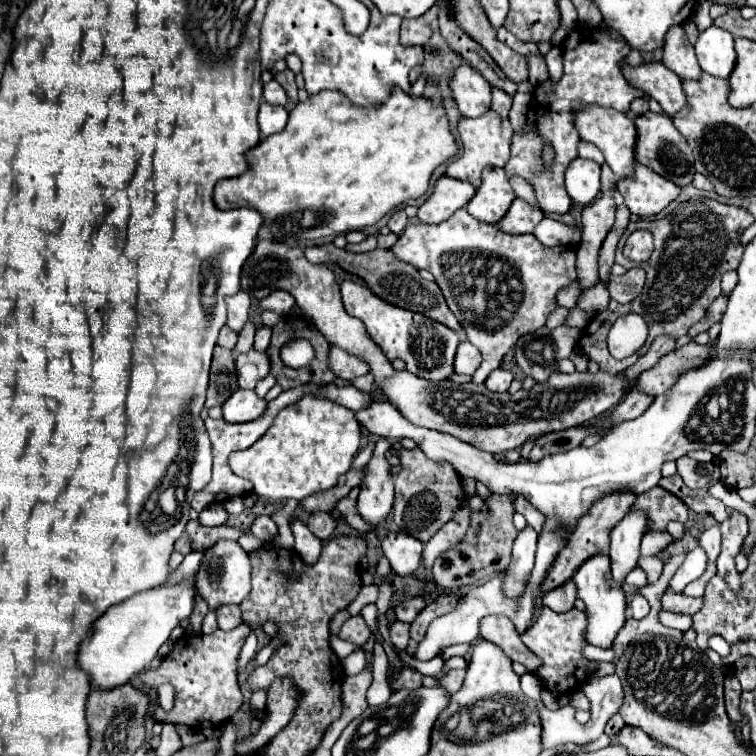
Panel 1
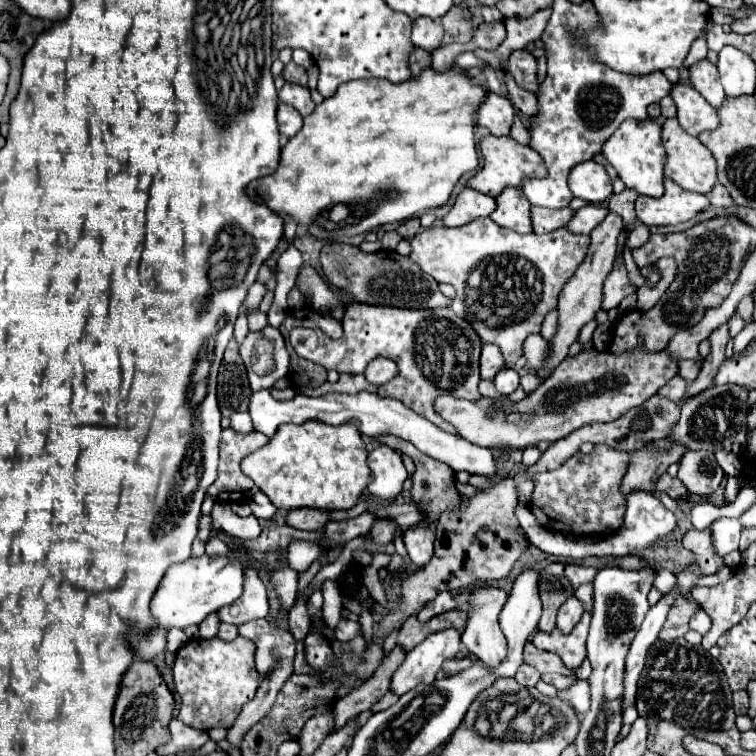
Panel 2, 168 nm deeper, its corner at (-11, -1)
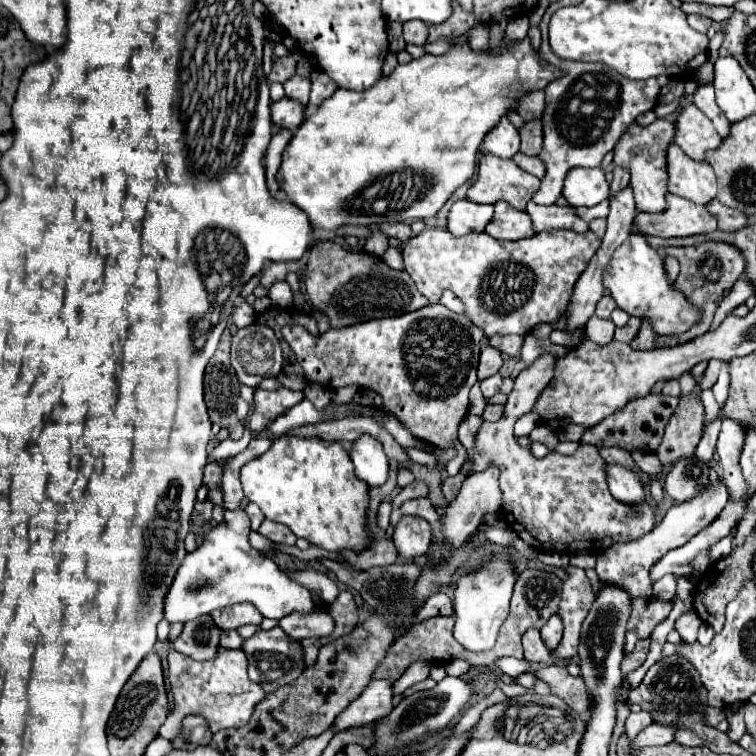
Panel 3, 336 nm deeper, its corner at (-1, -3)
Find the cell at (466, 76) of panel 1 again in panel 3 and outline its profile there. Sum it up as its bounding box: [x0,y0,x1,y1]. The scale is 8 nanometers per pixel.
[481,117,519,159]

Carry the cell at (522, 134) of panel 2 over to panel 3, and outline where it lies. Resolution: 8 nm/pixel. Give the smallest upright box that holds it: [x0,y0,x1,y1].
[513,153,545,179]

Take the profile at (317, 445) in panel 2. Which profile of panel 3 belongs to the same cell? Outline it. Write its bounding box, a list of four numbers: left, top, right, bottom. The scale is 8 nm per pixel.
[241,435,373,553]

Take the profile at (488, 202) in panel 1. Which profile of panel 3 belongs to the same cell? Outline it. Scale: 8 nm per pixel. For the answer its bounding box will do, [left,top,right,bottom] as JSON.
[485,201,535,241]

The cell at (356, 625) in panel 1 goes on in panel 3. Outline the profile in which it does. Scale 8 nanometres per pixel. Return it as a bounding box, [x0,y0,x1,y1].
[279,609,333,641]

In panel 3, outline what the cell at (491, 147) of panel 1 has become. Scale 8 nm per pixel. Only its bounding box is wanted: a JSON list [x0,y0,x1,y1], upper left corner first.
[467,155,539,211]

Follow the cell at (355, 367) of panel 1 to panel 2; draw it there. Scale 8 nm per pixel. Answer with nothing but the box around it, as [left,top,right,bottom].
[291,301,483,433]

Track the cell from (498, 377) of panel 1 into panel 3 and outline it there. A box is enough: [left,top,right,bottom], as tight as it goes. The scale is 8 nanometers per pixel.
[481,373,501,399]

